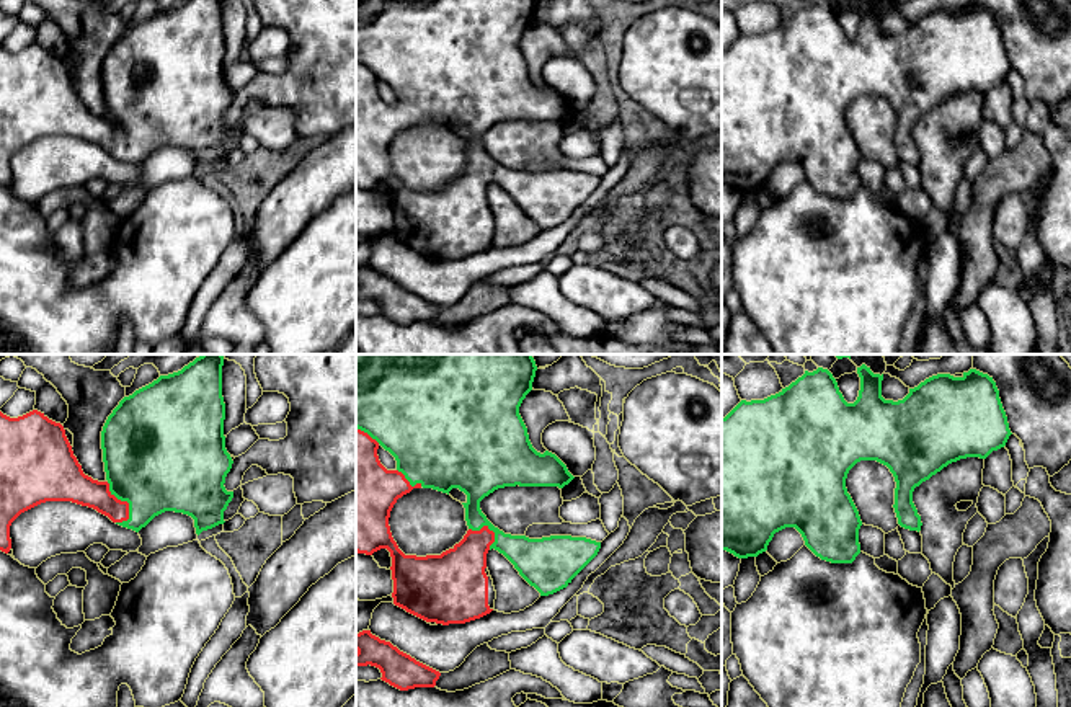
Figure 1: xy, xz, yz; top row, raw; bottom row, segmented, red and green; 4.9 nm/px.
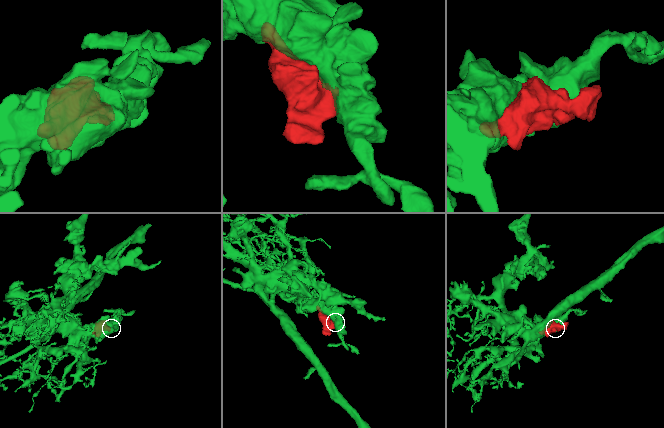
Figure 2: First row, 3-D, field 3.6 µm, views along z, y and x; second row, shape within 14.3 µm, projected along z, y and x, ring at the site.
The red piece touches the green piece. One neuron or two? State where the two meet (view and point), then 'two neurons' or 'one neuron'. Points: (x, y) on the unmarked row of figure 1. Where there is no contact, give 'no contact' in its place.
contact xy (124, 136); one neuron

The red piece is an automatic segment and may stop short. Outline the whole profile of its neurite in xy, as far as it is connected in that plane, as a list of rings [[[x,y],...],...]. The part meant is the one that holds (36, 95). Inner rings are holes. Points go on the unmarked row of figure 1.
[[[184,0],[178,7],[160,10],[124,31],[108,51],[101,65],[106,114],[98,116],[83,108],[60,57],[38,44],[18,52],[0,46],[0,185],[8,188],[11,183],[11,157],[21,147],[46,136],[72,136],[93,142],[113,157],[136,167],[165,145],[191,150],[198,170],[224,158],[224,145],[233,132],[233,126],[227,126],[224,121],[233,98],[225,83],[224,54],[222,0]]]

